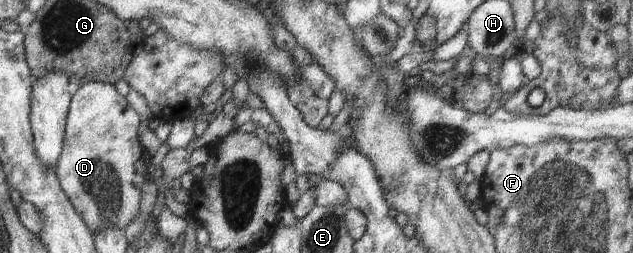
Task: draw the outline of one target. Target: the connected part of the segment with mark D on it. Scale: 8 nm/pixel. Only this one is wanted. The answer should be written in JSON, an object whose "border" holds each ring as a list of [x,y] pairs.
{"border":[[[88,82],[81,85],[71,96],[70,109],[64,129],[64,147],[55,167],[59,186],[72,203],[72,207],[84,219],[88,231],[94,235],[98,229],[112,229],[122,227],[126,229],[136,219],[140,207],[141,188],[146,180],[146,167],[150,155],[140,145],[140,117],[128,105],[126,98],[116,90],[114,84],[106,82]]]}

